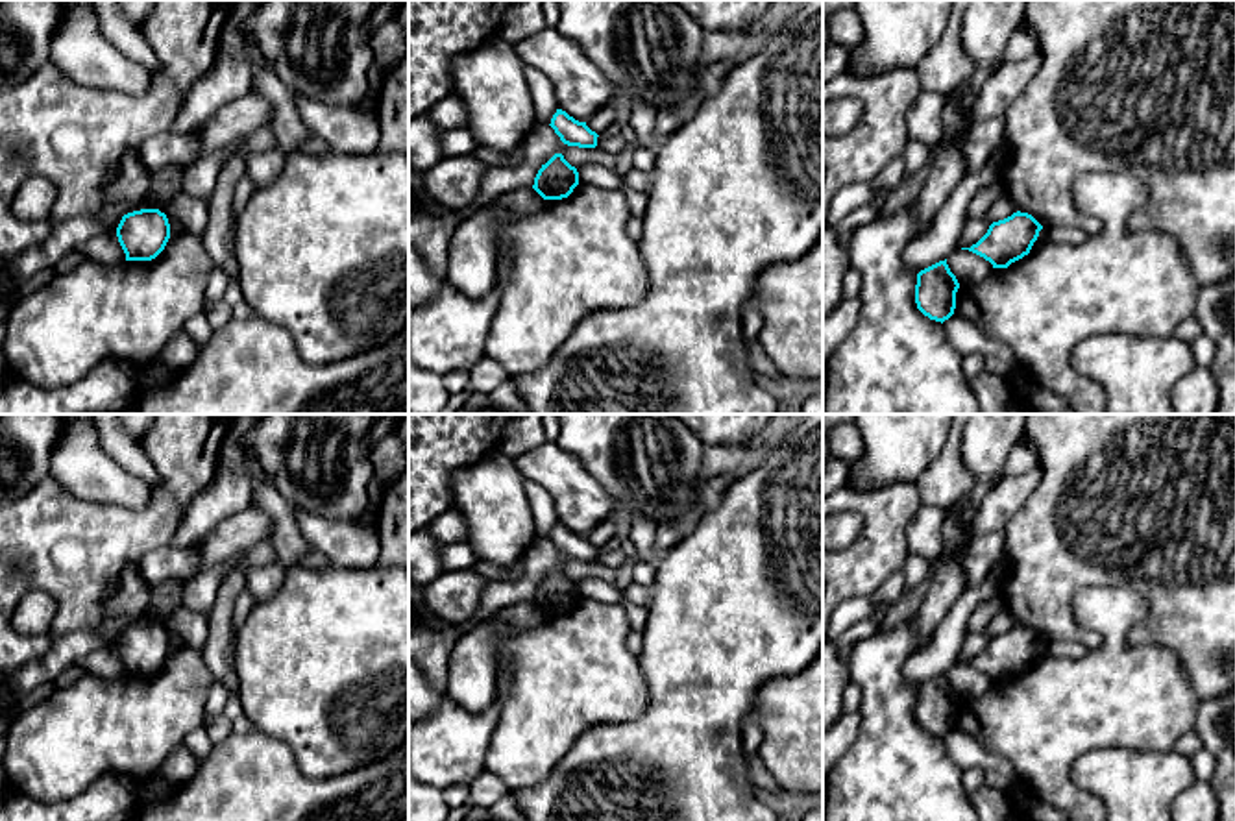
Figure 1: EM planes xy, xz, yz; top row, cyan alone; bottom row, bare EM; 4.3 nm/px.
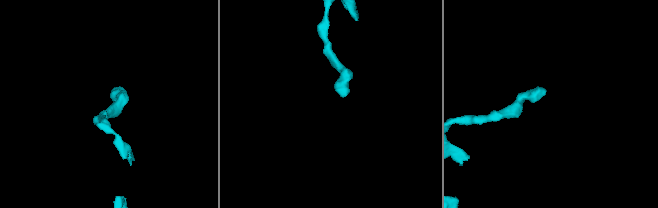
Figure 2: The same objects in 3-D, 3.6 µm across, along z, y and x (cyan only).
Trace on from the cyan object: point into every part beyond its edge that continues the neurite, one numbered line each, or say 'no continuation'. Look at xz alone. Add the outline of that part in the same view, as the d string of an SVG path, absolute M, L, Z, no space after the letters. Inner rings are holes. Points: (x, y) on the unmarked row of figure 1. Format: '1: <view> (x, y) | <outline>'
no continuation

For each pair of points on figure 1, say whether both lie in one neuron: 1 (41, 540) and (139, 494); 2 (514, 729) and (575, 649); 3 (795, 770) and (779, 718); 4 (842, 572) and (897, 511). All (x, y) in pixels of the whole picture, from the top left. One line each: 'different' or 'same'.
1: different
2: same
3: same
4: same

